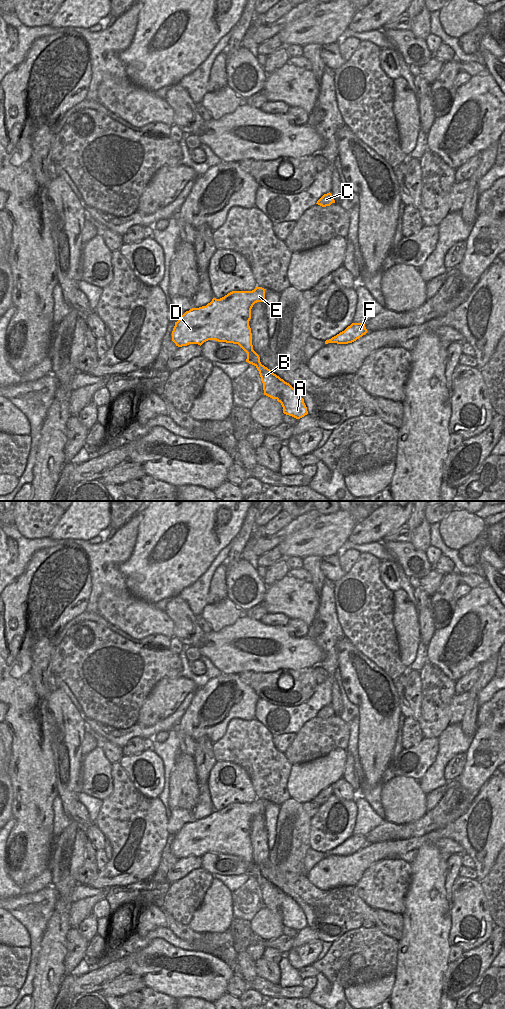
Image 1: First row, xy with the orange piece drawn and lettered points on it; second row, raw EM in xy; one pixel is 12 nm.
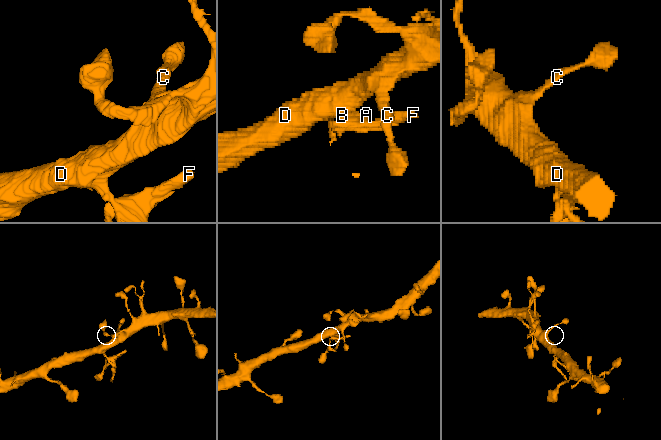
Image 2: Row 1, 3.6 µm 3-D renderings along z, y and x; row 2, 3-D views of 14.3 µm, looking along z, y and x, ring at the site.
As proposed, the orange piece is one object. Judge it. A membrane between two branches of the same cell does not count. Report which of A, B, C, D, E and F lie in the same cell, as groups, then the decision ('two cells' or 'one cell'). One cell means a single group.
A B F / C D E; two cells

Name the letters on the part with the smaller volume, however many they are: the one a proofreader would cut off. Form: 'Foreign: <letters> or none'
Foreign: A, B, F

